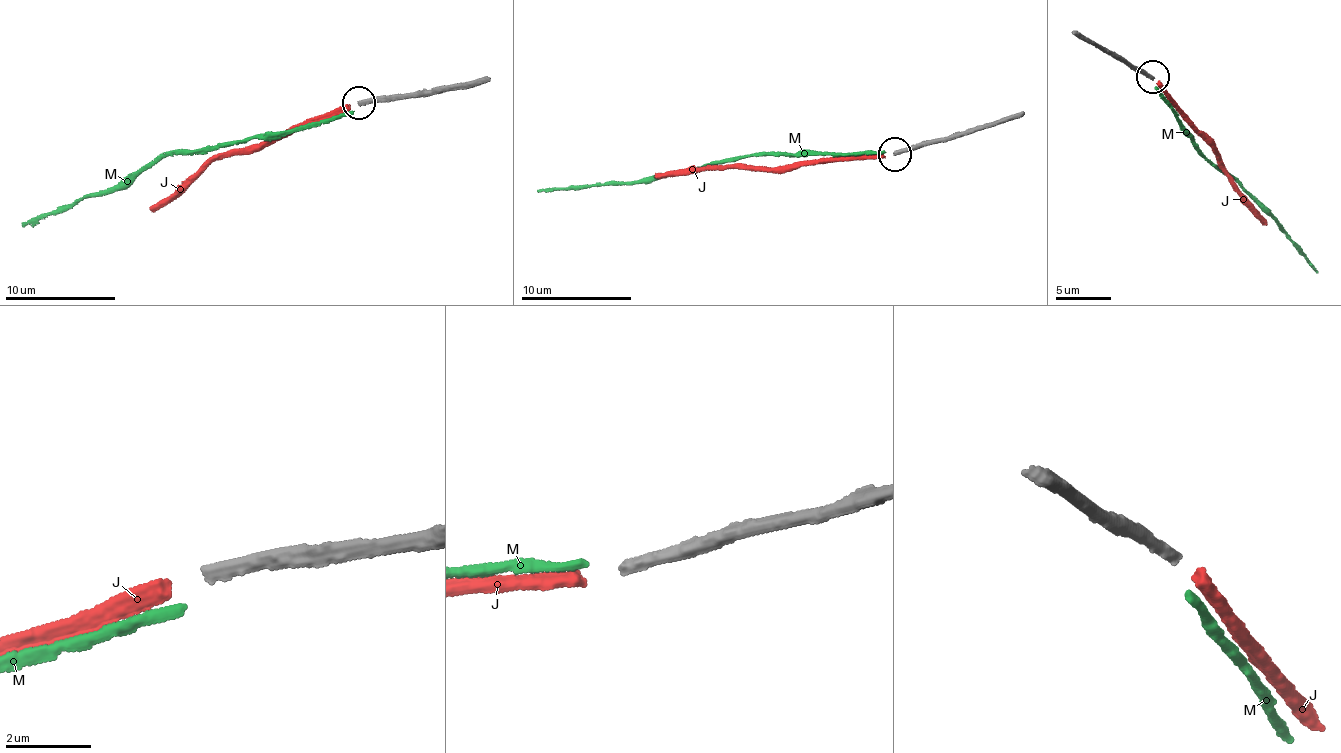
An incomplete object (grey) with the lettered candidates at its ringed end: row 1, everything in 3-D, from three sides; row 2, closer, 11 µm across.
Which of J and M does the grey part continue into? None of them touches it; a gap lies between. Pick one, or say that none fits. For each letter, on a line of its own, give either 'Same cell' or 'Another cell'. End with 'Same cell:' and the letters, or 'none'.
J: Same cell
M: Another cell
Same cell: J

